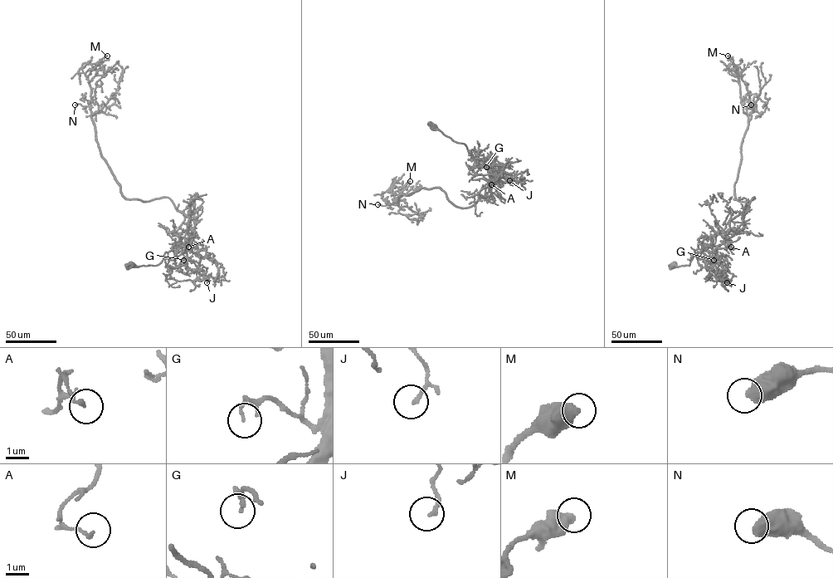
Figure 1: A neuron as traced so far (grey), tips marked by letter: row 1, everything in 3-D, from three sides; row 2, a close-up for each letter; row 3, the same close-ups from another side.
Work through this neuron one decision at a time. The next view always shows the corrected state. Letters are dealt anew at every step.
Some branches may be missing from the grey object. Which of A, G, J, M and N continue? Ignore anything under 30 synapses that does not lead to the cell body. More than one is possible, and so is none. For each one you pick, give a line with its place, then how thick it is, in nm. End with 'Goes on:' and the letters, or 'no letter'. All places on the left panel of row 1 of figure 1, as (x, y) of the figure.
Goes on: no letter

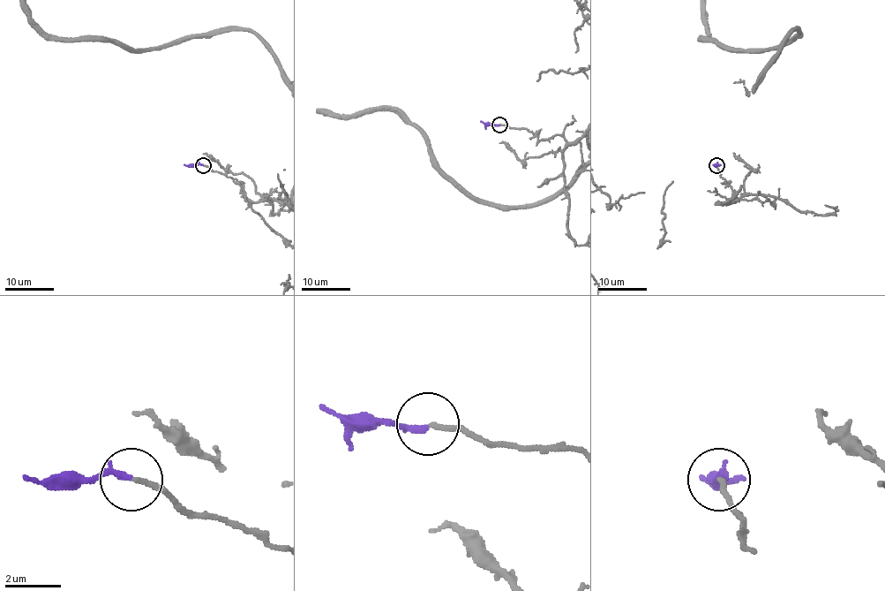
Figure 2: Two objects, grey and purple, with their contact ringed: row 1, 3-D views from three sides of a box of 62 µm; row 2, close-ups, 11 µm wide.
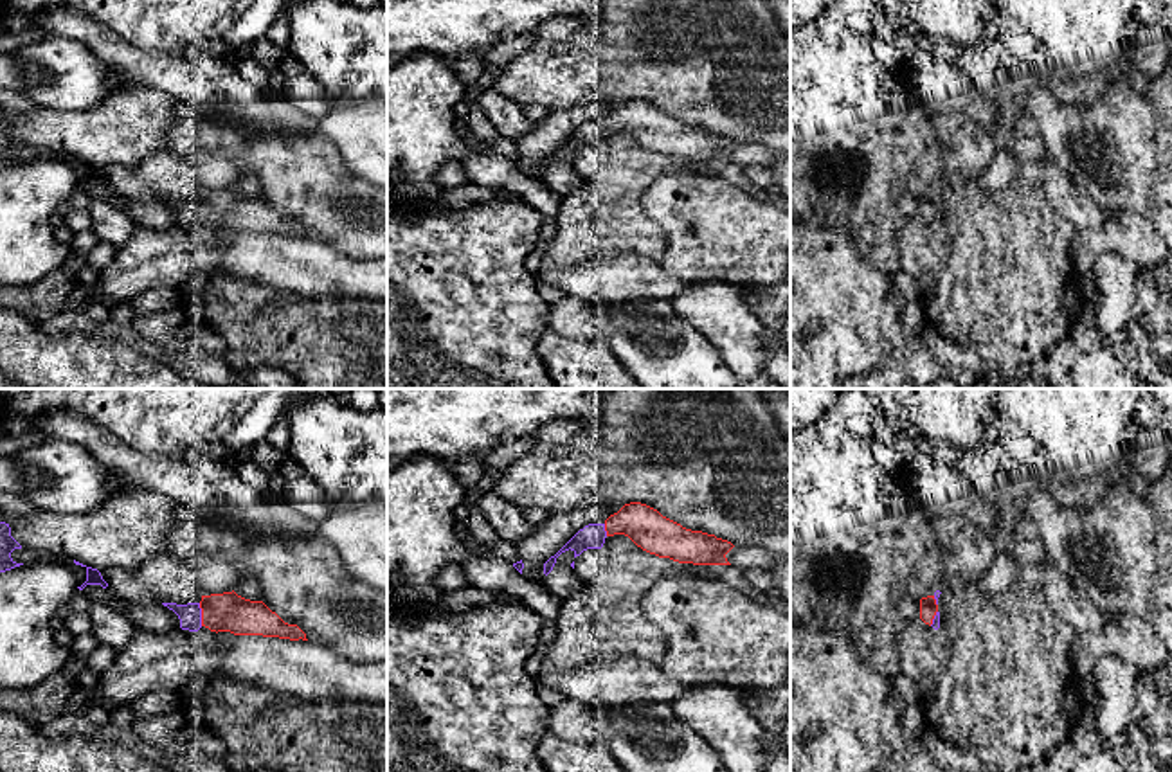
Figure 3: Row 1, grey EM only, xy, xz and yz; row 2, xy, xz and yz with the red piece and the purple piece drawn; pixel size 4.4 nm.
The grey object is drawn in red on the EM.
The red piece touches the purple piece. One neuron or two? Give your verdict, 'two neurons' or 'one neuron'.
one neuron

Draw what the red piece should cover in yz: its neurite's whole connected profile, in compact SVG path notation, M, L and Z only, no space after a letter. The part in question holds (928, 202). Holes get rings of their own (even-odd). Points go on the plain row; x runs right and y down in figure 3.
M936 187L933 193L922 194L920 196L920 216L933 223L934 227L940 225L940 209L938 209L938 194L940 187Z

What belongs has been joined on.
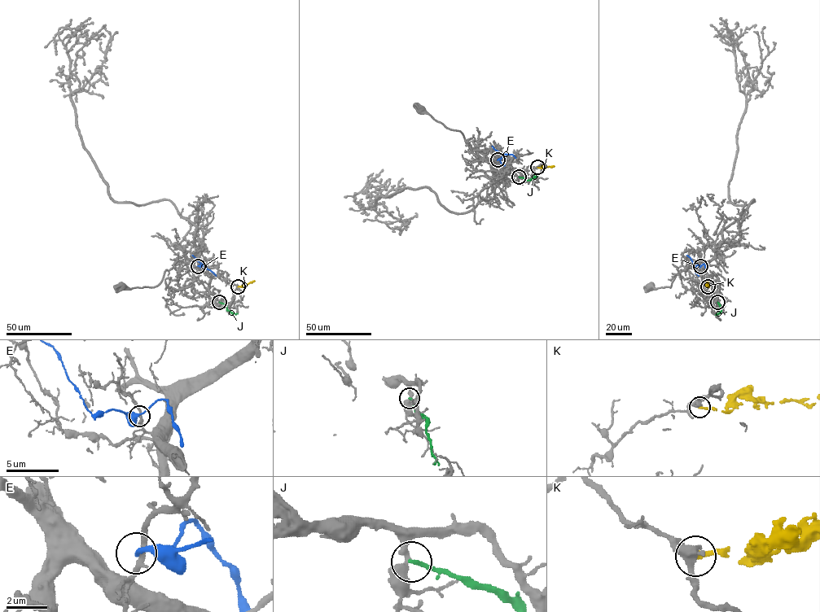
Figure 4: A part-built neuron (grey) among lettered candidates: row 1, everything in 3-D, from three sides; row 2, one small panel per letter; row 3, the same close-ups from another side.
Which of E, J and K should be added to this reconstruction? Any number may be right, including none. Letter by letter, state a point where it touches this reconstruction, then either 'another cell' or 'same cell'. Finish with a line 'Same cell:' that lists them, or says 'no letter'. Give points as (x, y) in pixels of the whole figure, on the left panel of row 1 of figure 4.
E: meets grey at (198, 266); another cell
J: meets grey at (219, 302); another cell
K: meets grey at (238, 286); another cell
Same cell: no letter

